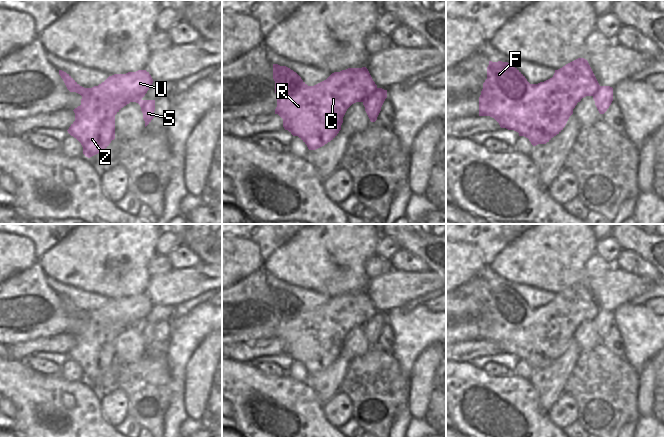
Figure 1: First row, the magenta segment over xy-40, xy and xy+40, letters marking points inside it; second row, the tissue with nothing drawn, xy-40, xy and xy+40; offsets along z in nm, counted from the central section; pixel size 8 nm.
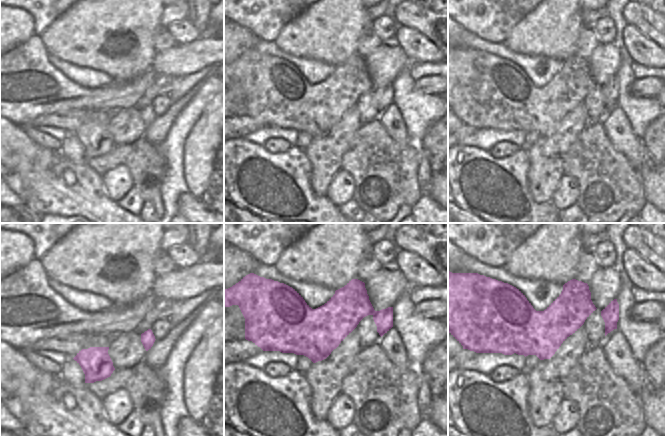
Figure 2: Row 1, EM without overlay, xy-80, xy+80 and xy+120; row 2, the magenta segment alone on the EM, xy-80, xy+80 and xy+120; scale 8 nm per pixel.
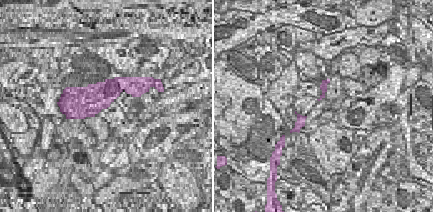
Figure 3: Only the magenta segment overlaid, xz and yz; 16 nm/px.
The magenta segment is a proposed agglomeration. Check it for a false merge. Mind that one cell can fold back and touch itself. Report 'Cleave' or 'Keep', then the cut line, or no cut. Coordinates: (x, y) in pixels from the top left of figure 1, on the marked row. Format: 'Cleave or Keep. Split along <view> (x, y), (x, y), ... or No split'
Cleave. Split along xy (377, 88), (363, 102)

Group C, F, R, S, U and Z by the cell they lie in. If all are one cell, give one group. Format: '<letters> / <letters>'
C F R U Z / S

